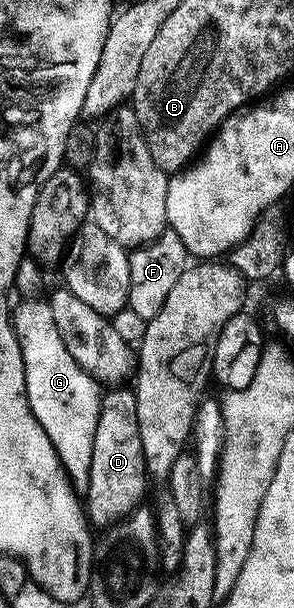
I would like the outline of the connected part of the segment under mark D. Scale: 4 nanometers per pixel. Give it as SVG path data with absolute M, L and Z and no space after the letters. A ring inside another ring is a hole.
M112 386L100 397L98 426L94 426L94 454L90 454L90 478L82 503L89 525L104 530L120 523L141 507L150 477L144 461L142 434L138 434L138 402L128 386Z

